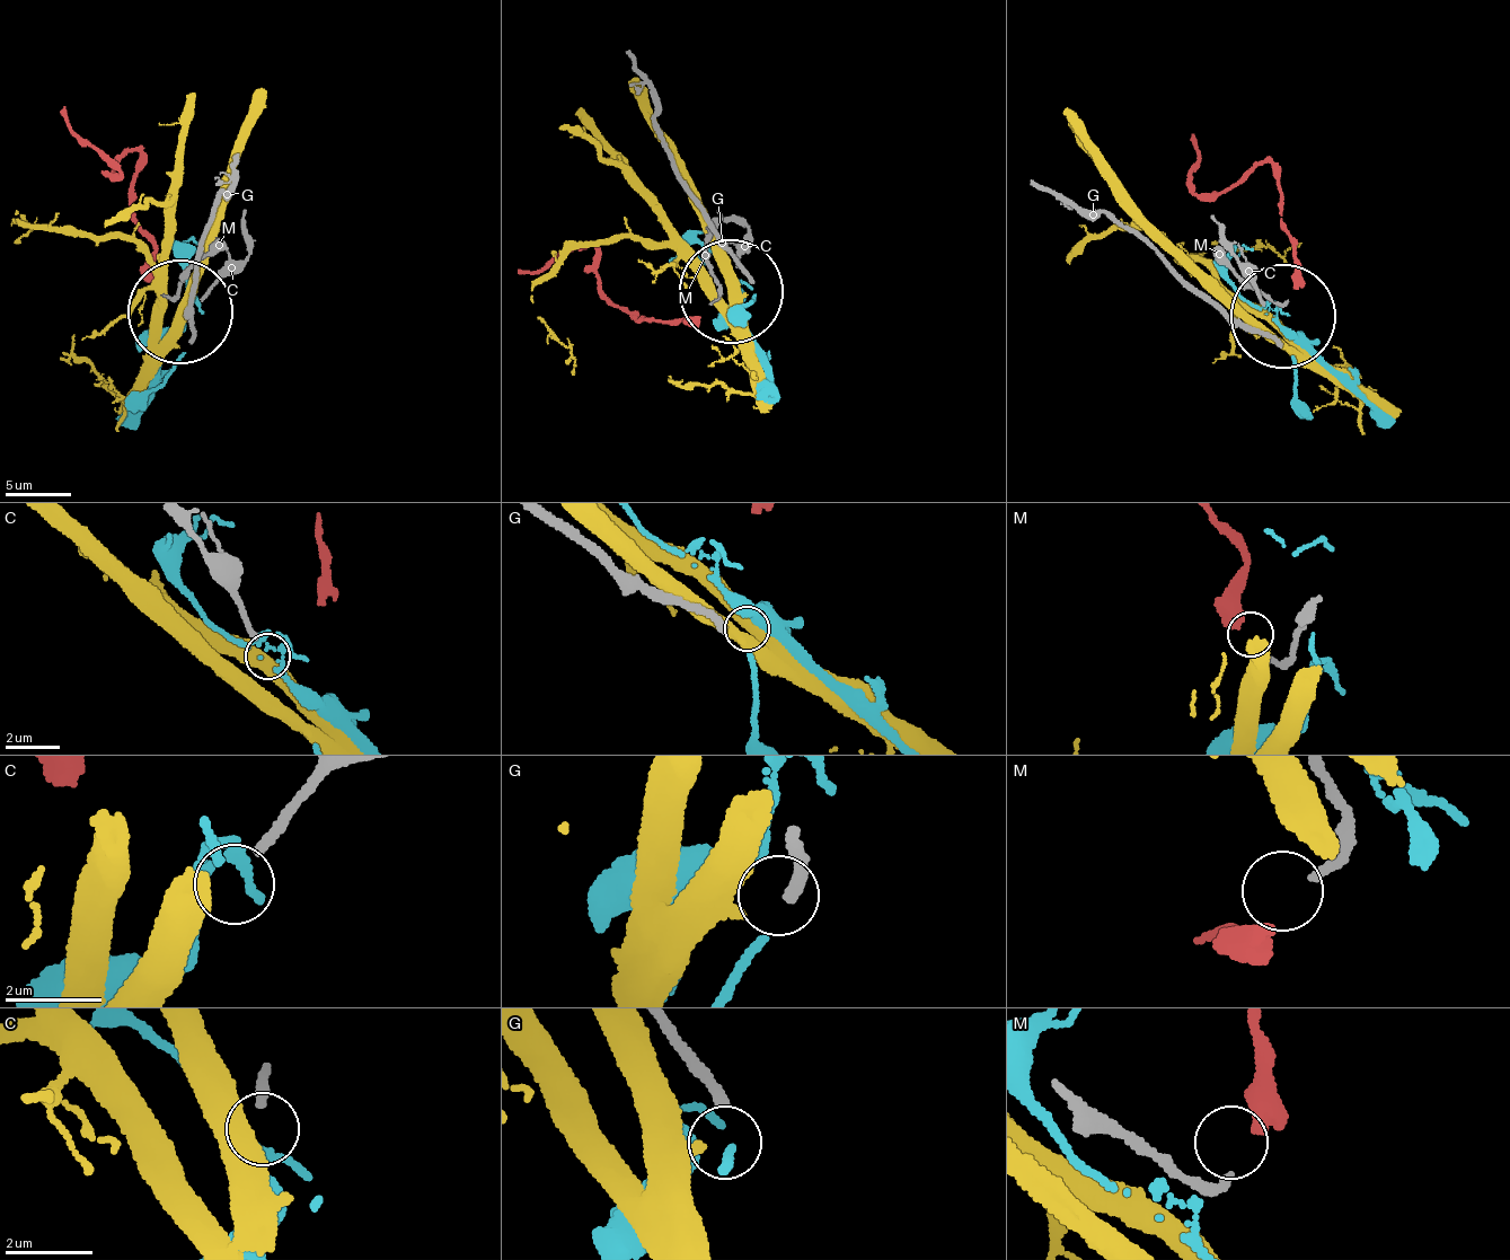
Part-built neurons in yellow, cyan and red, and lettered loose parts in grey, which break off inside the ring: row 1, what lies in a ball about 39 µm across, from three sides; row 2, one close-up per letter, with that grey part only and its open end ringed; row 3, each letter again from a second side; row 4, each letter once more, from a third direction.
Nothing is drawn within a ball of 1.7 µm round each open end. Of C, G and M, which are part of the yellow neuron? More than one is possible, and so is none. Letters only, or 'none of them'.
G

